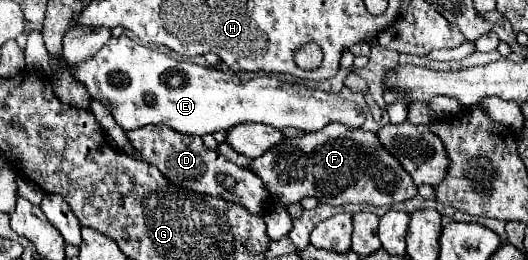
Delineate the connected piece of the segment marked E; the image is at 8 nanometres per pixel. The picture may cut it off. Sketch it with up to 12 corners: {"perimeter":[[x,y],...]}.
{"perimeter":[[109,39],[71,75],[125,131],[359,129],[349,99]]}

